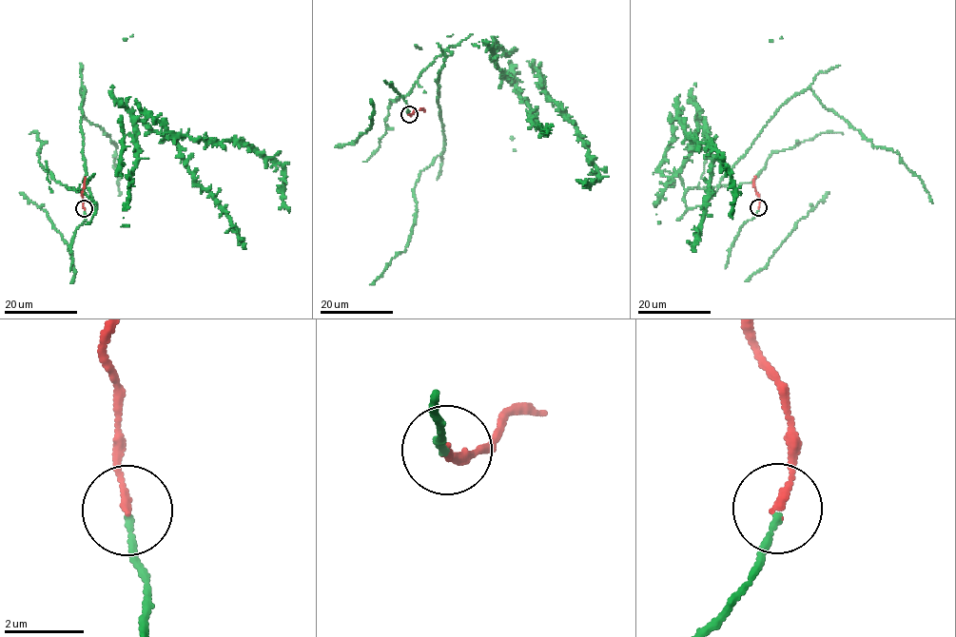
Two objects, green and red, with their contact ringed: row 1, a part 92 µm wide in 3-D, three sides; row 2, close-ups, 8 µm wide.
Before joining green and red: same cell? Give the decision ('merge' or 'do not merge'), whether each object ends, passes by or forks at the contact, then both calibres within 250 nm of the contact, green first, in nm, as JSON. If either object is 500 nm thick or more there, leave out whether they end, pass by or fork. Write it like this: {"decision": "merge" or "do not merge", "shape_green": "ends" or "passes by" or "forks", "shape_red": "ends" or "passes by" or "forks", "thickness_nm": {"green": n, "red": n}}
{"decision": "merge", "shape_green": "ends", "shape_red": "ends", "thickness_nm": {"green": 150, "red": 180}}

